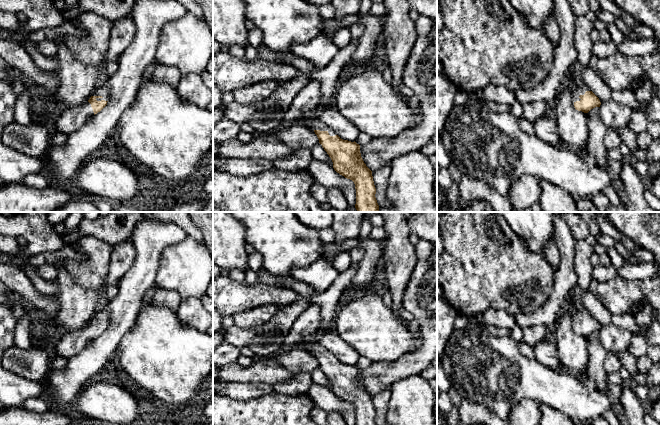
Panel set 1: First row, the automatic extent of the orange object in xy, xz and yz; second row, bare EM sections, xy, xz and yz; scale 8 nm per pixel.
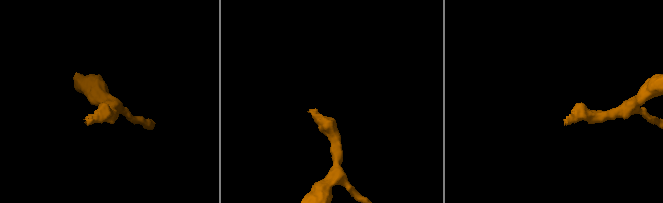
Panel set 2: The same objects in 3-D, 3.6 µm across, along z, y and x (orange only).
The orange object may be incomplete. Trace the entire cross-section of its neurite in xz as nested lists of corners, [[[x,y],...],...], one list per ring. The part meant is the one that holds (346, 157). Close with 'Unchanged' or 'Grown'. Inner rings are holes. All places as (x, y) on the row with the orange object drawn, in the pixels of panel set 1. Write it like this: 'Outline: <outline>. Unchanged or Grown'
Outline: [[[302,118],[298,124],[313,130],[333,162],[334,170],[355,184],[357,212],[379,212],[372,171],[364,163],[360,145],[341,139],[318,118]]]. Grown

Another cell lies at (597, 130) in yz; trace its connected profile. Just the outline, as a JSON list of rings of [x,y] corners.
[[[587,113],[588,124],[588,146],[589,152],[594,156],[596,165],[604,169],[610,174],[611,186],[615,189],[616,193],[620,196],[623,194],[623,182],[618,175],[611,173],[609,167],[608,149],[605,146],[604,139],[608,128],[601,121],[600,117],[592,117]]]

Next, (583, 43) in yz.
[[[577,16],[574,19],[574,46],[577,52],[577,62],[587,66],[592,56],[593,44],[591,31],[594,29],[592,22],[586,16]]]

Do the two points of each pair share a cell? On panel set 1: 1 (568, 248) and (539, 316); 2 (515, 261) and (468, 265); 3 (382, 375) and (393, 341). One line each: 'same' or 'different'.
1: same
2: same
3: different

